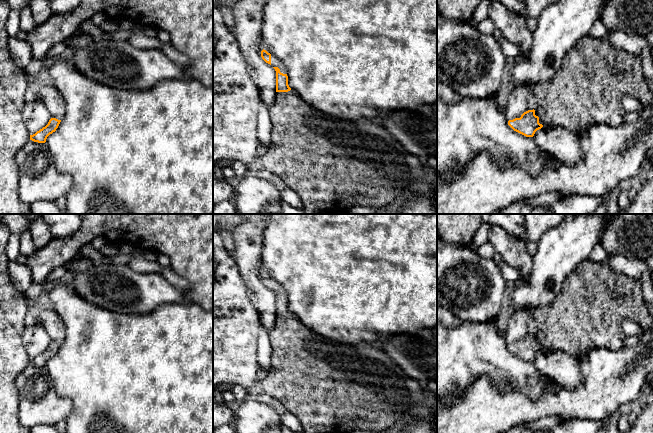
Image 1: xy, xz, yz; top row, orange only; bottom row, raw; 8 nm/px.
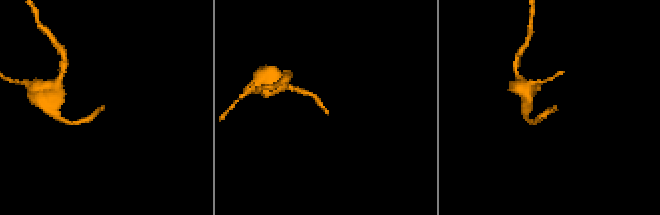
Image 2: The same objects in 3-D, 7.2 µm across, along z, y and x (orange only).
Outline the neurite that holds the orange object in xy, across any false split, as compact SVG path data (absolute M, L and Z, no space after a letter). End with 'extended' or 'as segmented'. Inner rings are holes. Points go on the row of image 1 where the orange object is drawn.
M48 82L39 91L38 100L40 100L50 113L51 119L48 124L30 135L30 140L38 143L45 143L47 137L56 131L65 111L65 101L58 89Z; extended

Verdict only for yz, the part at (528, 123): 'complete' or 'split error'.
split error

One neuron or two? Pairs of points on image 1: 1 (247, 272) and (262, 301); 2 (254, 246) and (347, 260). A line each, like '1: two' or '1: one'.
1: one
2: two

